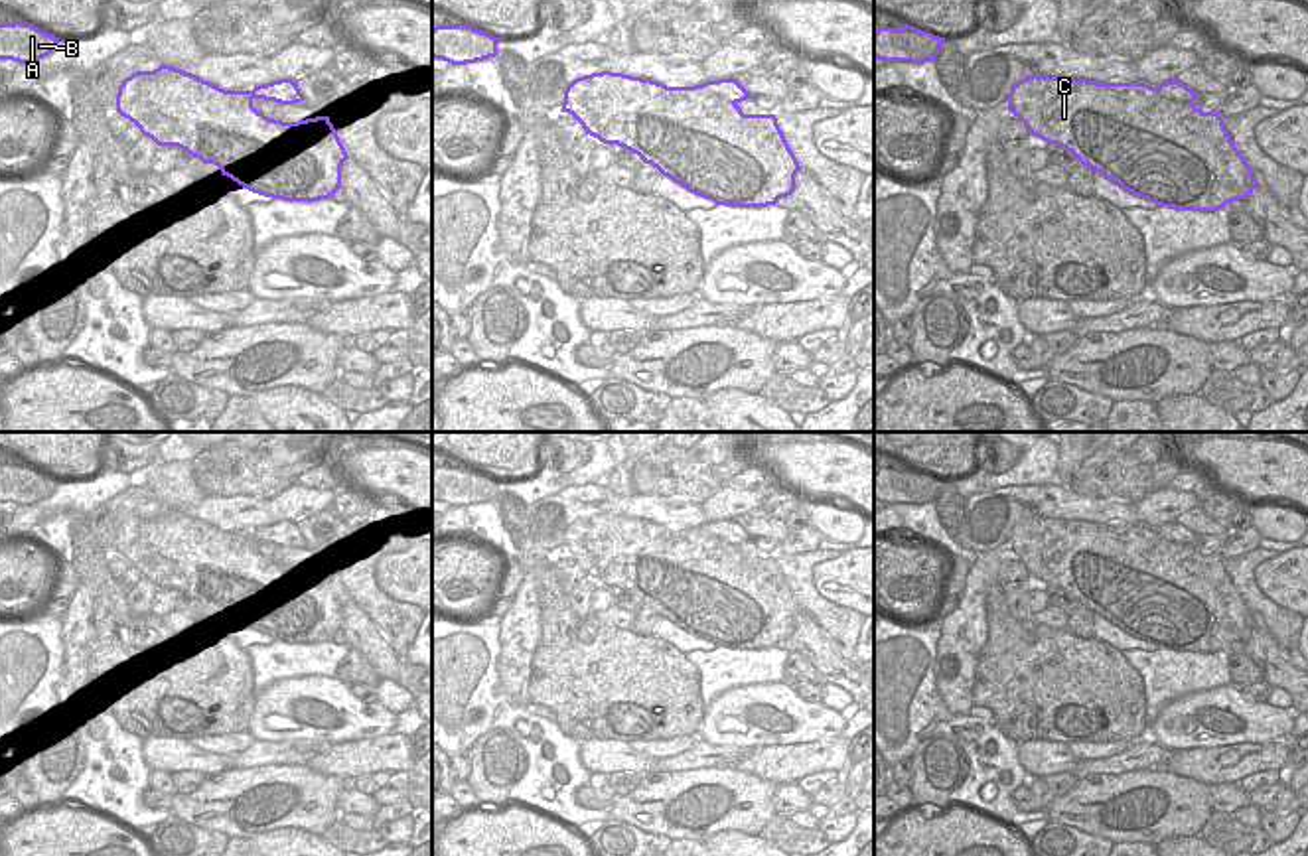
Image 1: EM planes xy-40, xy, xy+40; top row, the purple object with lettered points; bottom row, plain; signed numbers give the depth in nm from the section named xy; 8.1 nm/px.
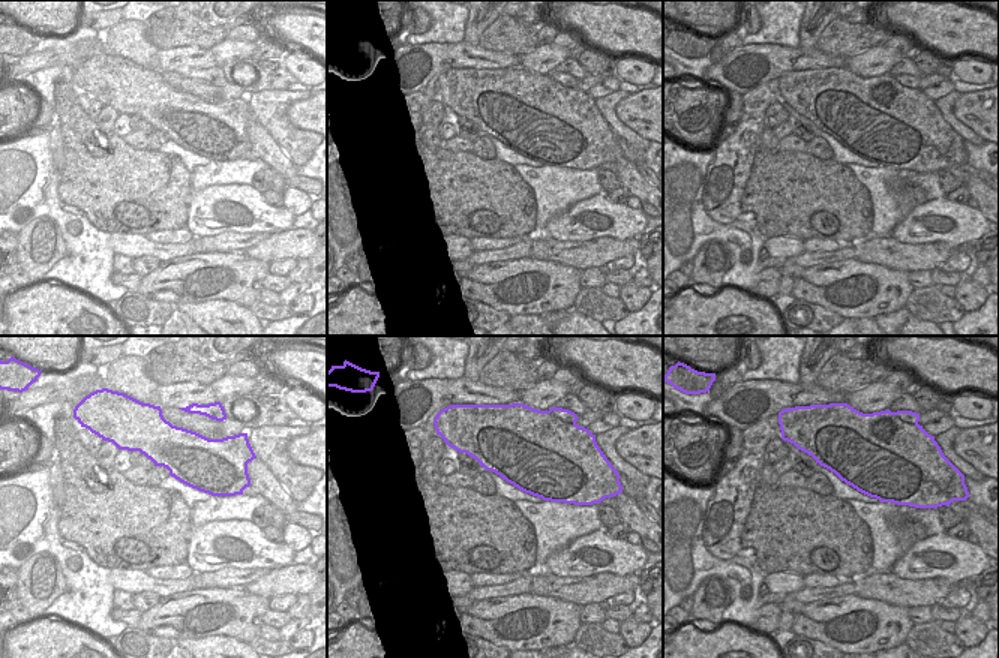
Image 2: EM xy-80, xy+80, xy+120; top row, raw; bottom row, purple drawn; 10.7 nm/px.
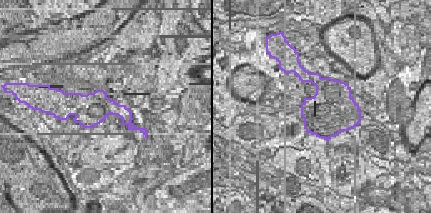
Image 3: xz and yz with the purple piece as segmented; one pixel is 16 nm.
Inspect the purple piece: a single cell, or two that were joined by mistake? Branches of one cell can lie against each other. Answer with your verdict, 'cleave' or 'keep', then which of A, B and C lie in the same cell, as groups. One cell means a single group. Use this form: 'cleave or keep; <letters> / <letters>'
cleave; A C / B

